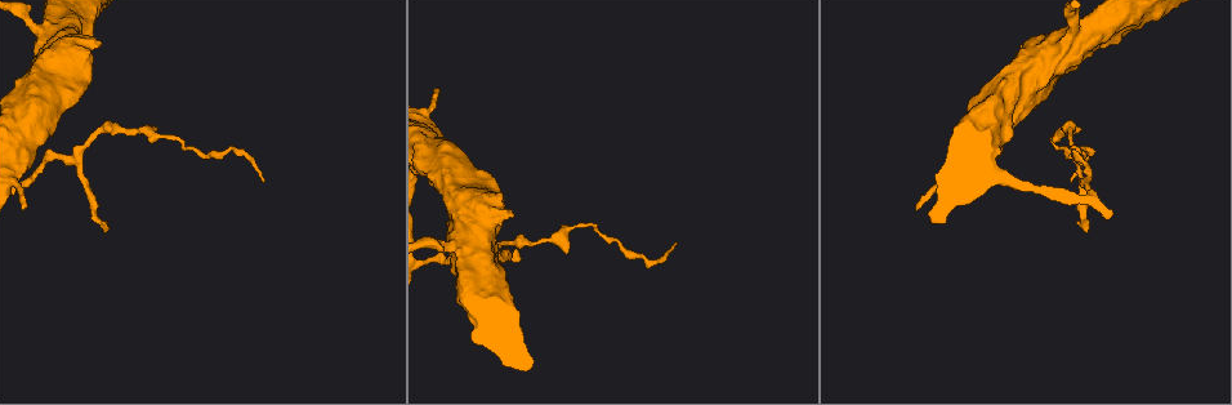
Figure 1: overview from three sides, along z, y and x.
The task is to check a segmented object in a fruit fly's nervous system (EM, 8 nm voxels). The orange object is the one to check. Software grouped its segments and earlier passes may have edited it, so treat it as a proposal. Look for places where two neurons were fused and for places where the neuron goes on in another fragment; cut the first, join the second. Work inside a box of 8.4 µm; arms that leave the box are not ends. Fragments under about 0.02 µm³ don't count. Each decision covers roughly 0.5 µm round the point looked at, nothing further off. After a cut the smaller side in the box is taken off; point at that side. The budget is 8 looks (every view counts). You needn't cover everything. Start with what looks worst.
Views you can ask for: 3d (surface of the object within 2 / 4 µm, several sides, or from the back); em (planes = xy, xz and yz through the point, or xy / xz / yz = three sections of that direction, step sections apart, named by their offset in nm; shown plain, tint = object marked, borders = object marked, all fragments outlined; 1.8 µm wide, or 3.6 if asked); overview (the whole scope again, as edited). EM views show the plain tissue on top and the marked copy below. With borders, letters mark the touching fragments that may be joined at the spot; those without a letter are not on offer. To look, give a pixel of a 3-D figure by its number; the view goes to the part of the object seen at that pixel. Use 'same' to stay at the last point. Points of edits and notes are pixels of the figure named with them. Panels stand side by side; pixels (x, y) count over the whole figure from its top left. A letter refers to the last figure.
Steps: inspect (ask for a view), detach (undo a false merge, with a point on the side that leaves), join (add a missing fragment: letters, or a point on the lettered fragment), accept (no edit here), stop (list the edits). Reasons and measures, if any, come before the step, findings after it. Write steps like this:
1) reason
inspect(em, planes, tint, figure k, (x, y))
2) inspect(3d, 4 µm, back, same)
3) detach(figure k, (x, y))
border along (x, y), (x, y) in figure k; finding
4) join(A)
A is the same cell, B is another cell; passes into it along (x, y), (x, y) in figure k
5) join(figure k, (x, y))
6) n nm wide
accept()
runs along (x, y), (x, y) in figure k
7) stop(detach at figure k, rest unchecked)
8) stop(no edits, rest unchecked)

thin end
inspect(em, planes, borders, figure 1, (107, 229))

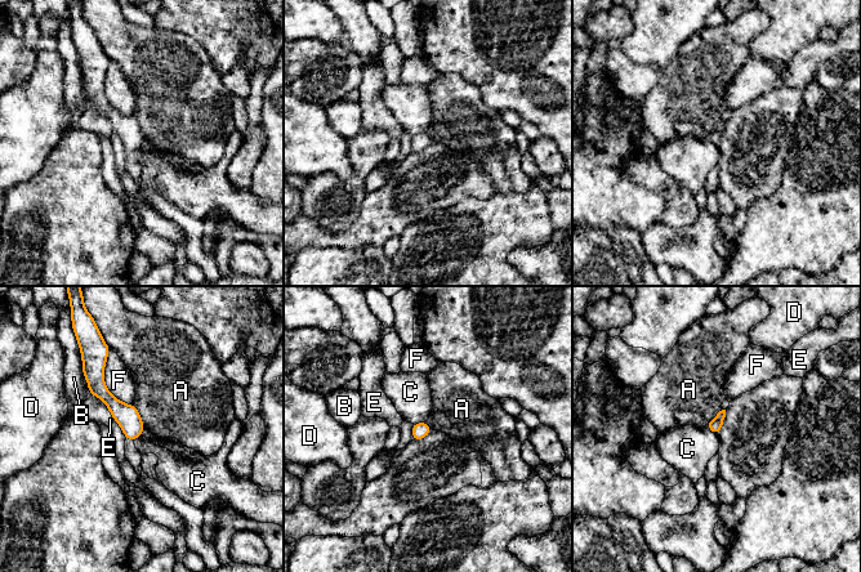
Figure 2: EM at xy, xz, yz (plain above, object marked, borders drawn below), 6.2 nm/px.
accept()
A, B, C, D, E and F are other cells; runs along (99, 365), (98, 388), (130, 437) in figure 2; no lettered fragment goes on from it

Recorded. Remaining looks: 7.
free end
inspect(3d, 4 µm, figure 1, (436, 89))

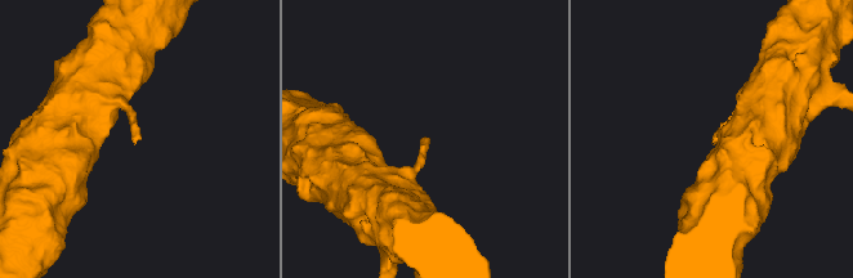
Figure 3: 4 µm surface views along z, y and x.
inspect(em, planes, tint, figure 3, (135, 142))

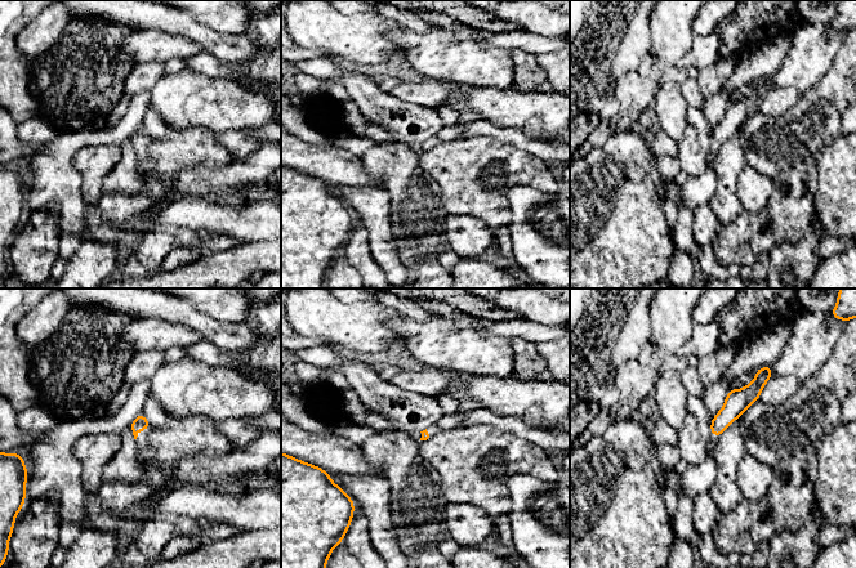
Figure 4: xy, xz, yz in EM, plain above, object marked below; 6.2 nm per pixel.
see the neighbours
inspect(em, planes, borders, same)

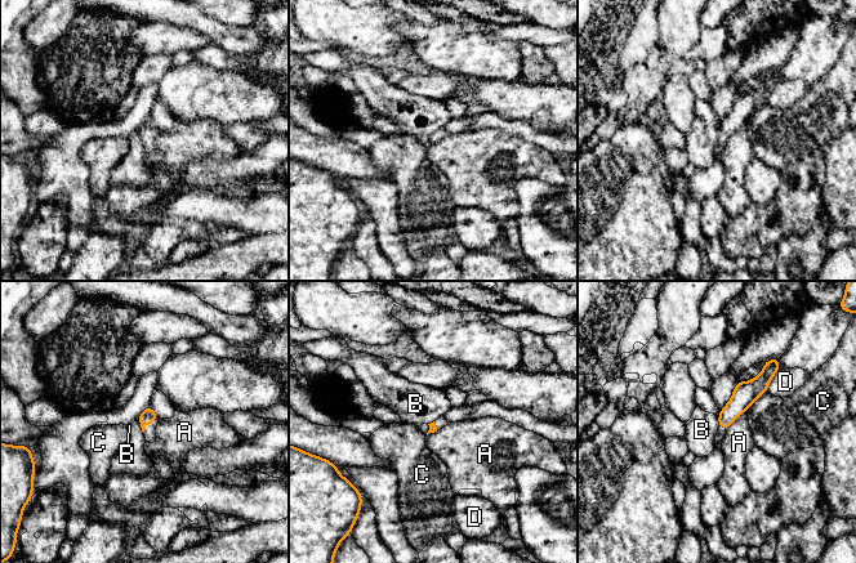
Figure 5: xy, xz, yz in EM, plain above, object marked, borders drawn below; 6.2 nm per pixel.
accept()
A, B, C and D are other cells; none of them fits

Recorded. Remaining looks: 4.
thick turns thin
inspect(3d, 4 µm, figure 1, (1070, 38))

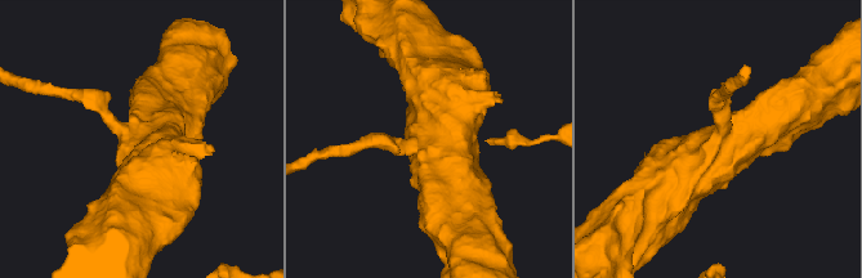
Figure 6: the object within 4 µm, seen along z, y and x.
inspect(em, 3.6 µm, planes, tint, figure 6, (143, 142))

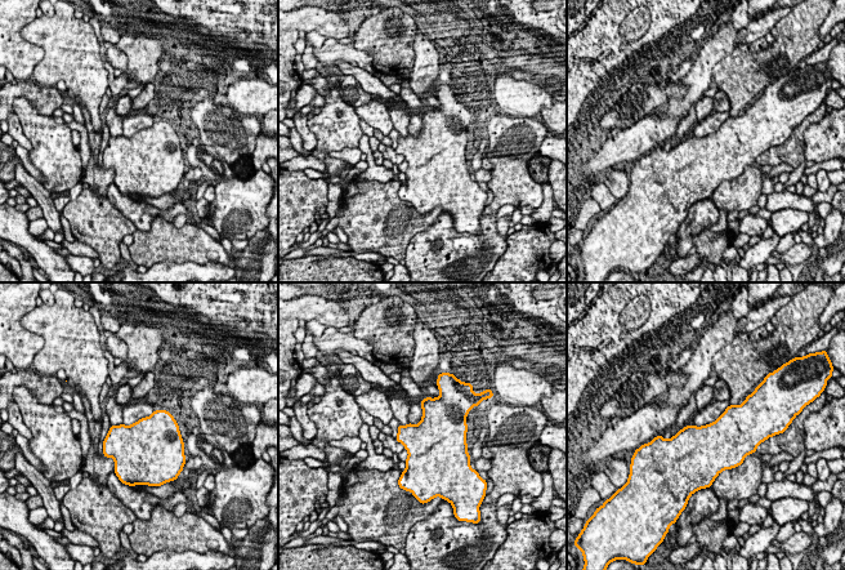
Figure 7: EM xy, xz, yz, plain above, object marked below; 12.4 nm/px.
see the neighbours
inspect(em, 3.6 µm, planes, borders, same)

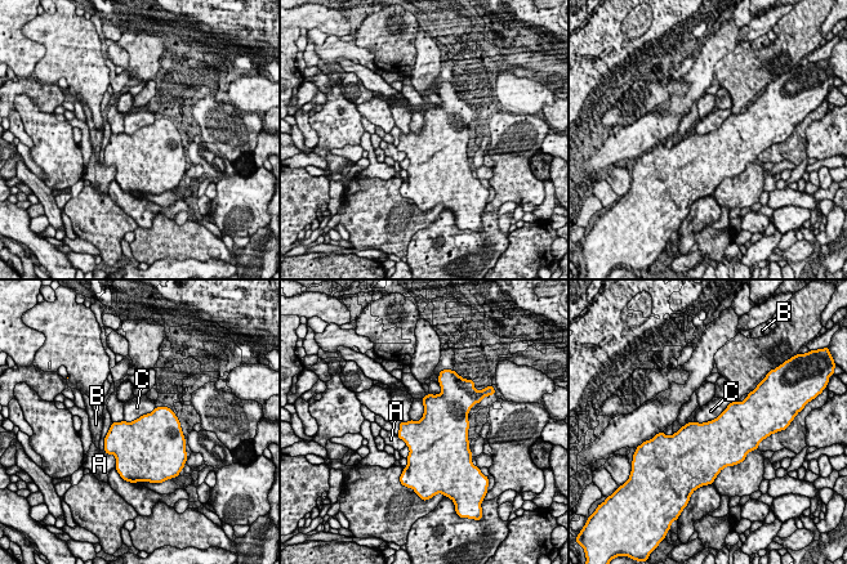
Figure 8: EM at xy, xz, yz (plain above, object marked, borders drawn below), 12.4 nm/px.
accept()
A, B and C are other cells; border along (731, 402), (714, 419), (695, 422) in figure 8; continuous, no second neuron

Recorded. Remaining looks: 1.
calibre changes
inspect(em, planes, borders, figure 1, (1060, 133))

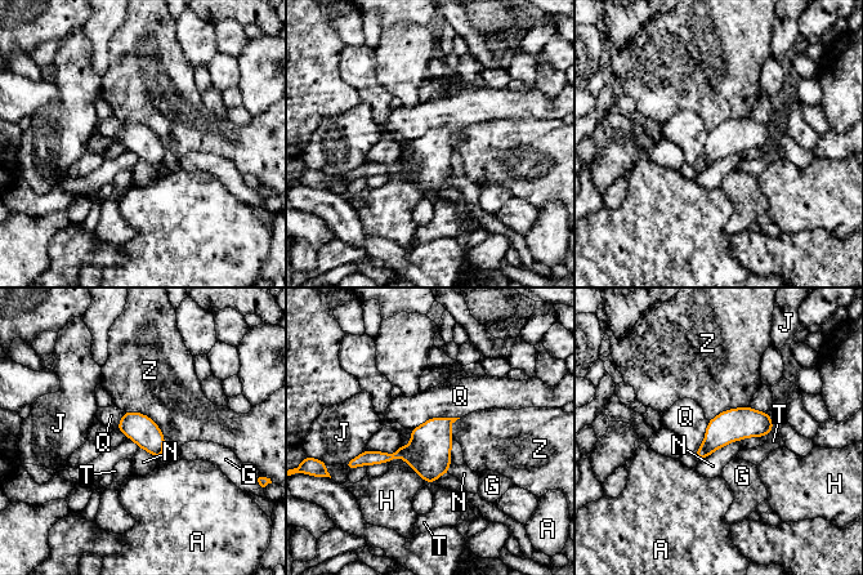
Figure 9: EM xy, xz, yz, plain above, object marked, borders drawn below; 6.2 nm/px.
180 nm wide
accept()
A, G, H, J, N, Q, T and Z are other cells; border along (459, 417), (432, 417), (411, 429) in figure 9; all the same neuron

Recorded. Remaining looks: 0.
stop(no edits, rest unchecked)

